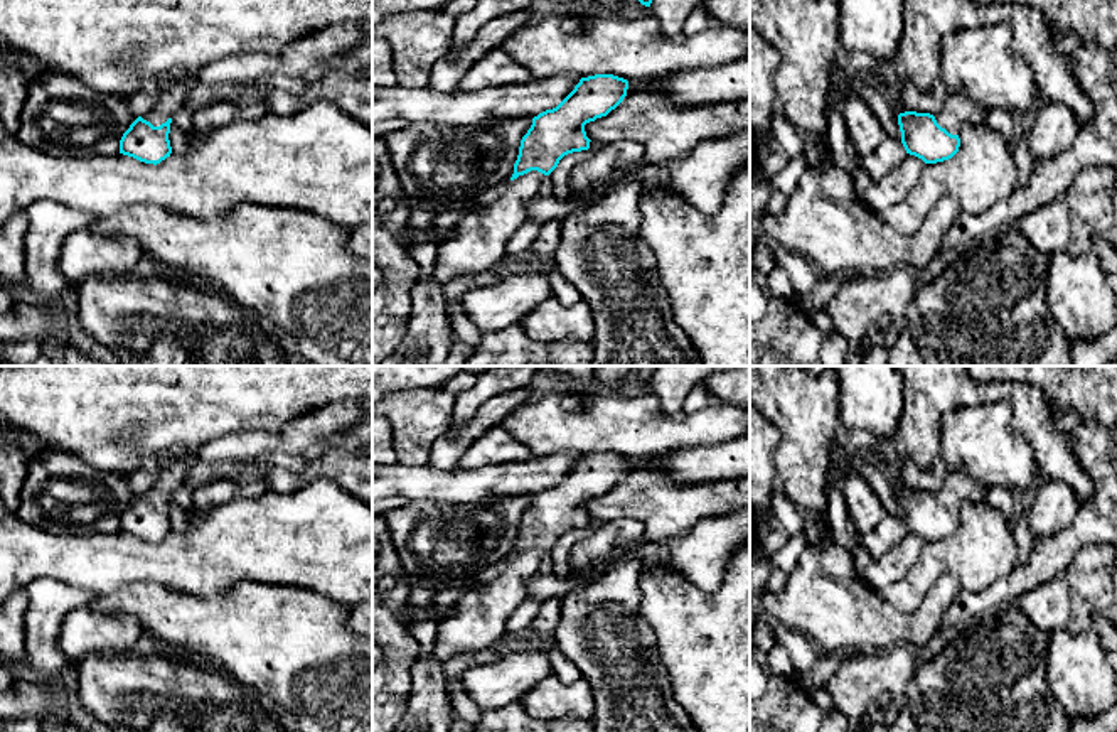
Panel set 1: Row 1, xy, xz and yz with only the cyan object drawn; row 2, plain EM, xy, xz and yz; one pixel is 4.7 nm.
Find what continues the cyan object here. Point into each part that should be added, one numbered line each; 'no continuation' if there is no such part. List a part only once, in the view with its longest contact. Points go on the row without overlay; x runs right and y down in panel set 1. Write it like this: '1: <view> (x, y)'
1: xz (479, 619)

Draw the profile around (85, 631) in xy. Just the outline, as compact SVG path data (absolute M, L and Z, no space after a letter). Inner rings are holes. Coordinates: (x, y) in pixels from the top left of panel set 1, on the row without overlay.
M86 604L64 617L57 643L69 659L81 663L98 653L128 653L142 636L136 617L99 612Z

